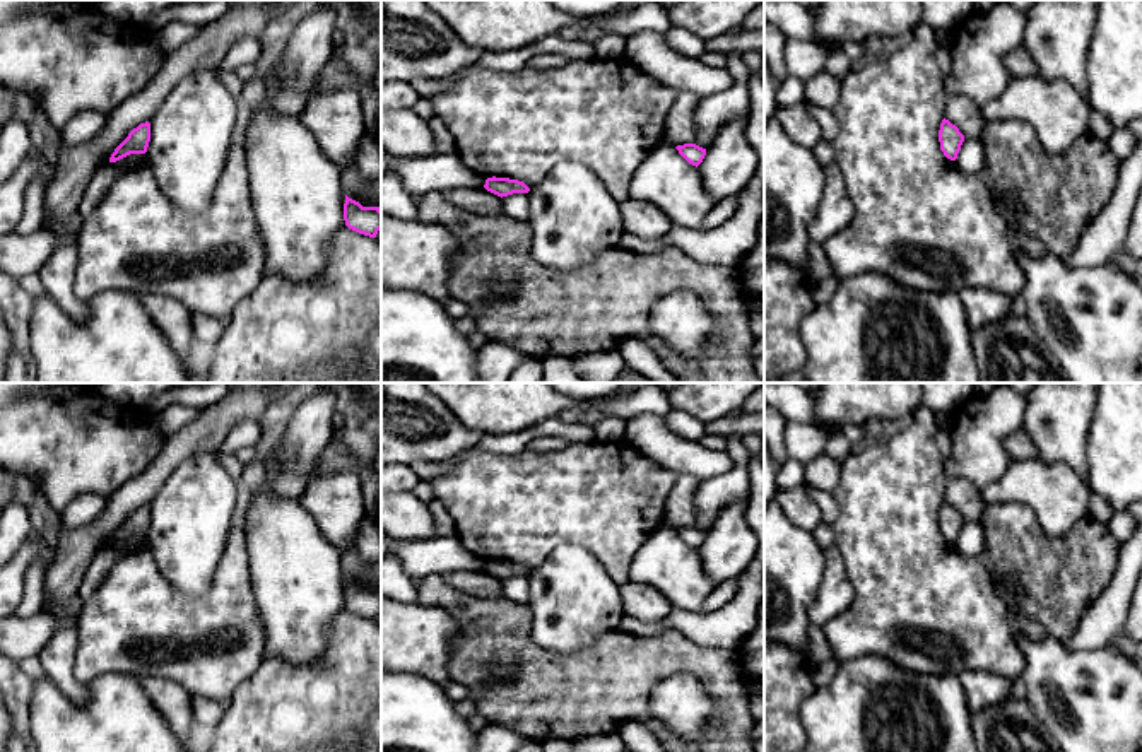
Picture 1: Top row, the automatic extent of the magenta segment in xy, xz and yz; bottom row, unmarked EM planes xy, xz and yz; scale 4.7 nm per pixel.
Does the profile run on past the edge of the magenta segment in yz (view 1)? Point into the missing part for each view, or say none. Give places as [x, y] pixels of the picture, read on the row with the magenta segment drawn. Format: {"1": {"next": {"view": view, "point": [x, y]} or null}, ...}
{"1": {"next": null}}

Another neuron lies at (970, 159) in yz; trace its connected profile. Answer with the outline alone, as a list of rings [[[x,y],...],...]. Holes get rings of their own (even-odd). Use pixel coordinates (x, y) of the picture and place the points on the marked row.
[[[980,137],[964,138],[957,159],[954,161],[959,171],[966,174],[981,174],[985,152]]]

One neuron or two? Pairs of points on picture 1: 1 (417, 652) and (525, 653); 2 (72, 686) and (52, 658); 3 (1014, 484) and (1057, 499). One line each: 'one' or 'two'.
1: two
2: one
3: one

